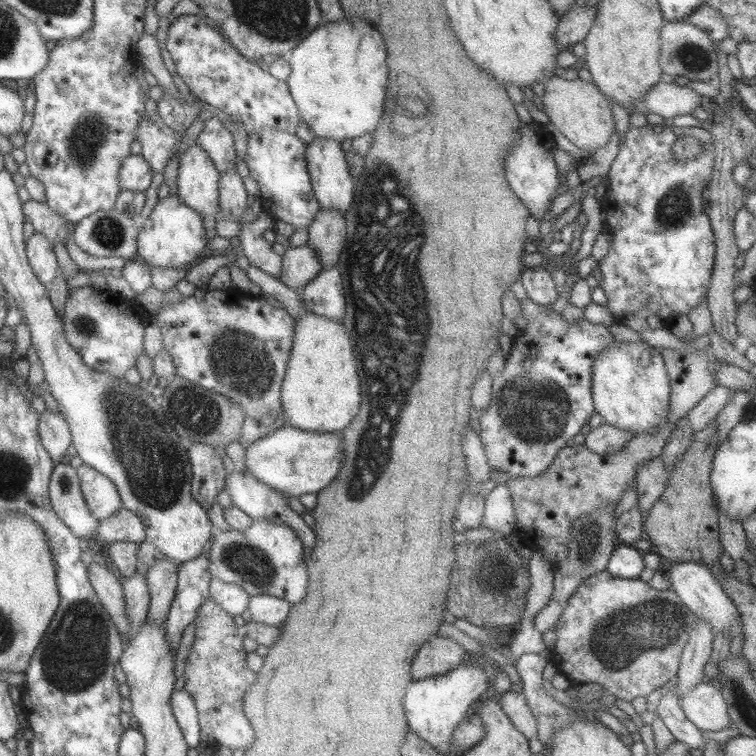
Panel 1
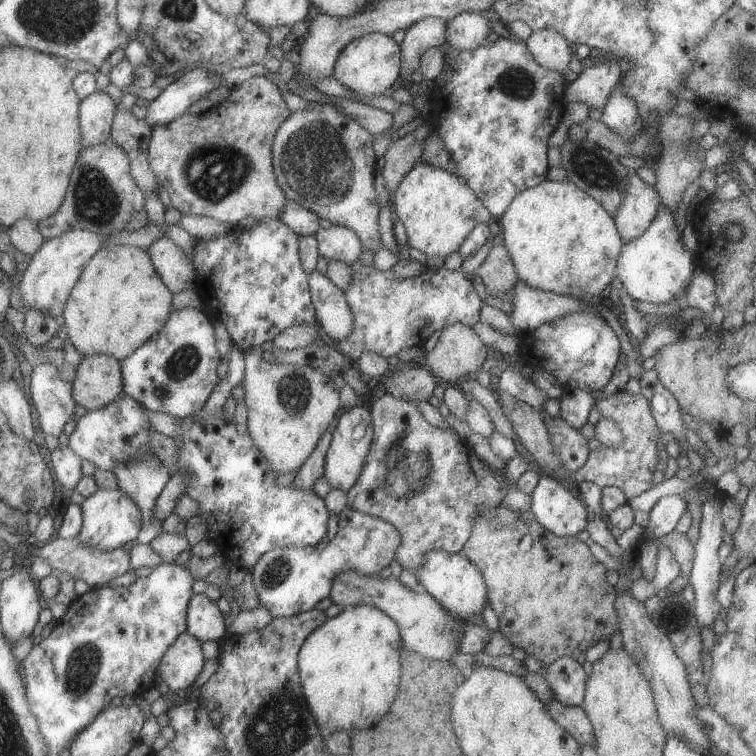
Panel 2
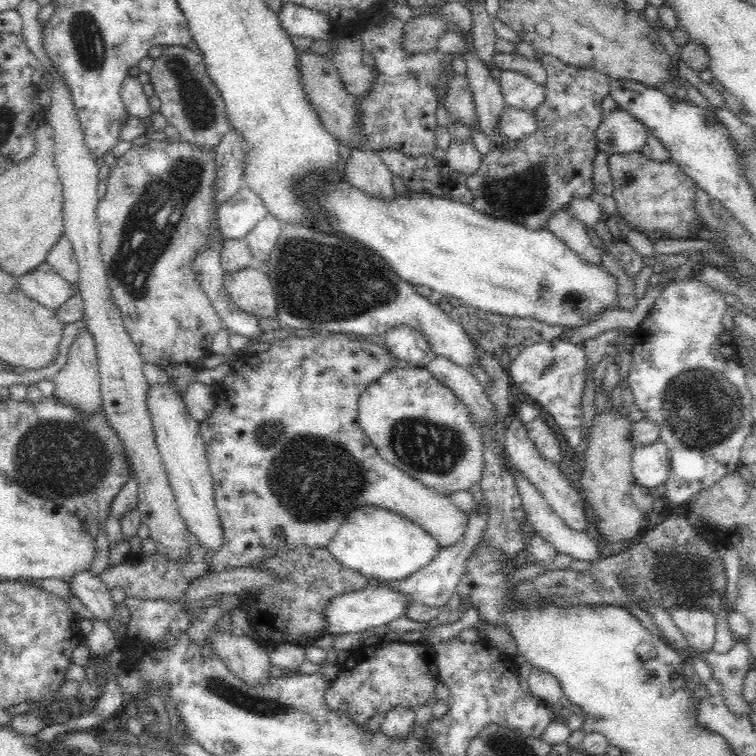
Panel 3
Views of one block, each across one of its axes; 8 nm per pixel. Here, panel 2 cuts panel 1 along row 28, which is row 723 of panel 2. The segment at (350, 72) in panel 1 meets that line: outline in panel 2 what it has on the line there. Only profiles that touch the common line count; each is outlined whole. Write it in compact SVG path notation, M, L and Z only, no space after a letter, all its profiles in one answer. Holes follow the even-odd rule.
M367 605L344 608L305 638L295 657L296 665L306 707L323 738L337 731L350 735L353 730L369 729L381 720L400 686L399 651L402 648L397 624L378 608Z

